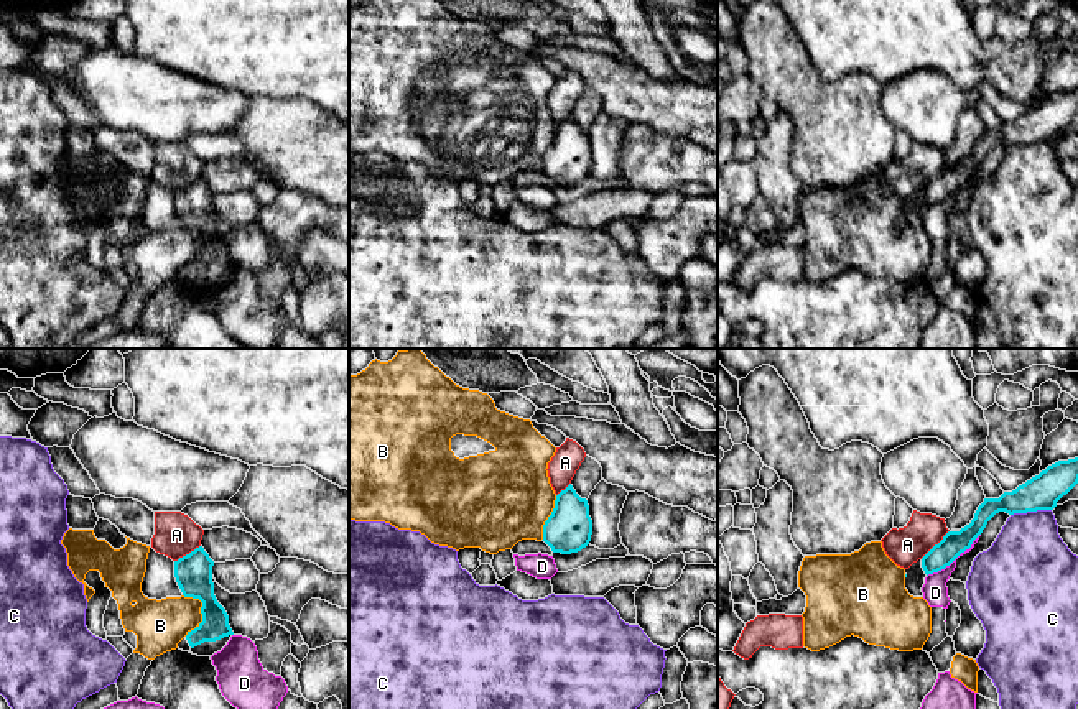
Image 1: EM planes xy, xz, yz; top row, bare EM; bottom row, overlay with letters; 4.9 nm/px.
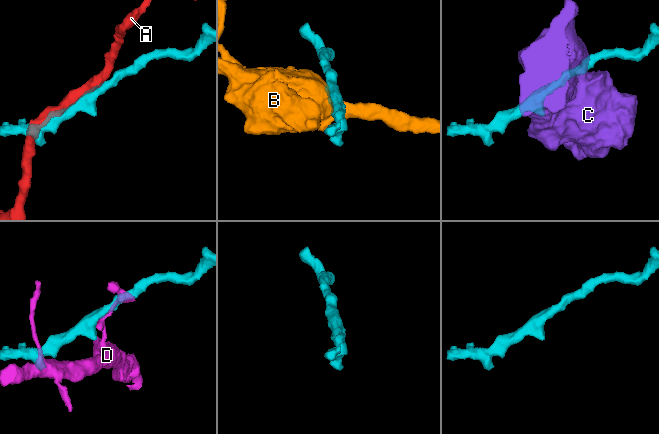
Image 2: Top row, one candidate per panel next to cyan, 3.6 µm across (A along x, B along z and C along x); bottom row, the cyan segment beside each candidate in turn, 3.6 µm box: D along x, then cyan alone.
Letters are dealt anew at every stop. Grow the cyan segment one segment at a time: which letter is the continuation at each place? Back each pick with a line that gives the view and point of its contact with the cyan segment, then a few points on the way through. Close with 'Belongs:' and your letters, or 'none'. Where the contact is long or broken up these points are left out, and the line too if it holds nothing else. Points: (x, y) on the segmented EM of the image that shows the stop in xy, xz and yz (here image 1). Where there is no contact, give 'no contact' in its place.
Belongs: none

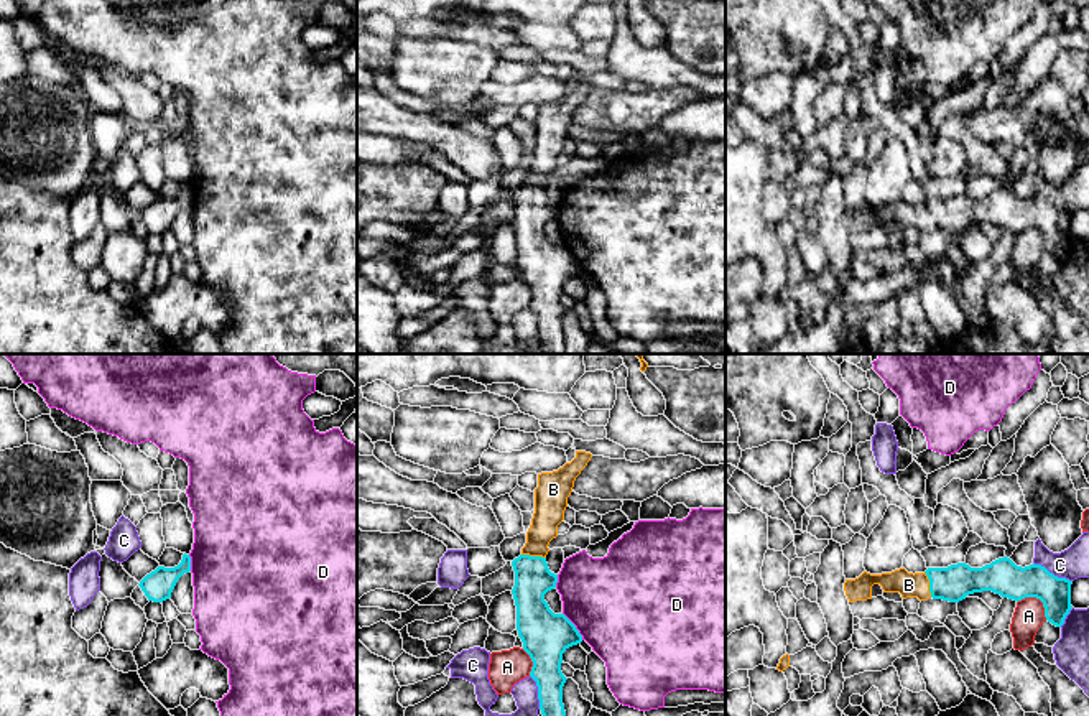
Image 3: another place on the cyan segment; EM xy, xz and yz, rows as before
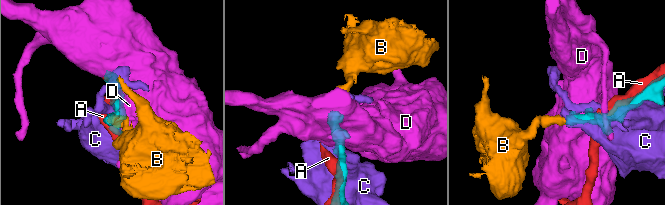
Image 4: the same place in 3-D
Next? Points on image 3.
B: meets cyan in yz at (930, 585); runs through yz (956, 581), (930, 585), (908, 585)
Belongs: B

